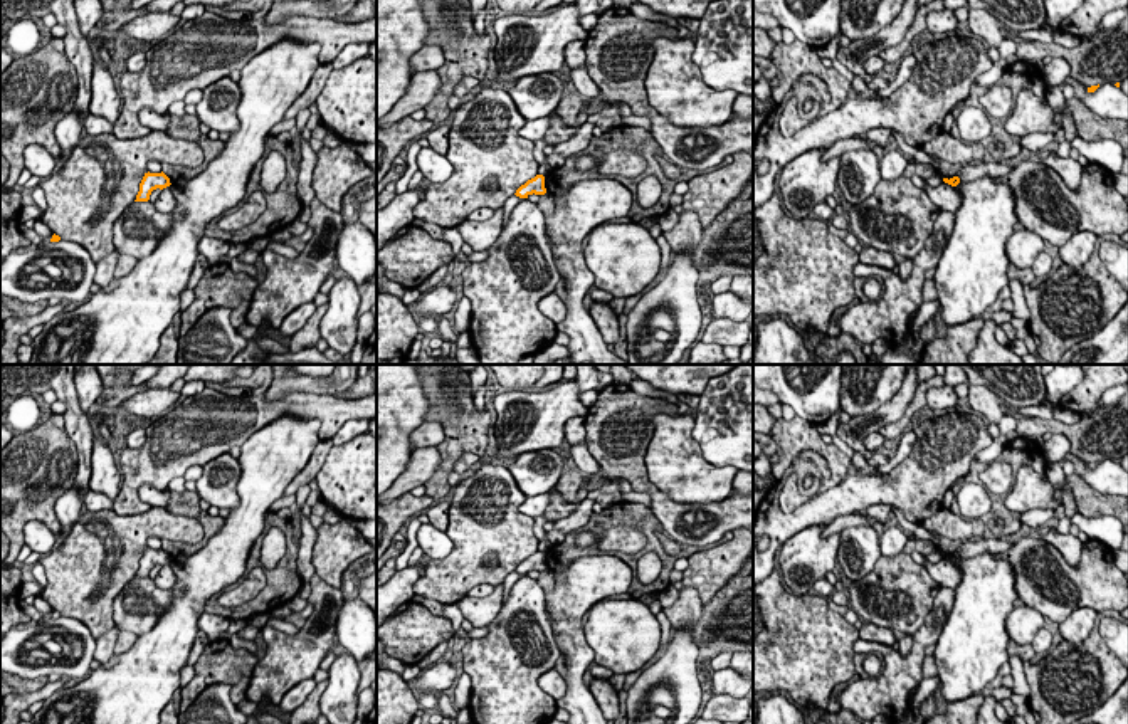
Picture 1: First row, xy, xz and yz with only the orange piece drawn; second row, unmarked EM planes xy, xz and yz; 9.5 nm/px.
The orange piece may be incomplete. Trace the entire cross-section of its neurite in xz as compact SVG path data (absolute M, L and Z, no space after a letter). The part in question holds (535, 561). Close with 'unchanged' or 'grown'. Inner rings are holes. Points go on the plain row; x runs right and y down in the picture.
M536 551L535 554L528 556L524 561L521 561L516 566L516 573L519 574L528 574L530 571L545 571L546 564L545 564L545 553L543 551Z | unchanged

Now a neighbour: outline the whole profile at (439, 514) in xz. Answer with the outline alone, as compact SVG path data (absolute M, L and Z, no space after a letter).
M439 502L437 506L429 507L425 511L430 524L439 531L445 531L449 526L449 509L451 509L451 502Z

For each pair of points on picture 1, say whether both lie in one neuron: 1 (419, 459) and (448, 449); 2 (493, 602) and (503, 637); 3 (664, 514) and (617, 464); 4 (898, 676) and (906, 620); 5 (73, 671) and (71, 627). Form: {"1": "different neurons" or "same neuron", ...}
{"1": "different neurons", "2": "different neurons", "3": "different neurons", "4": "different neurons", "5": "same neuron"}

